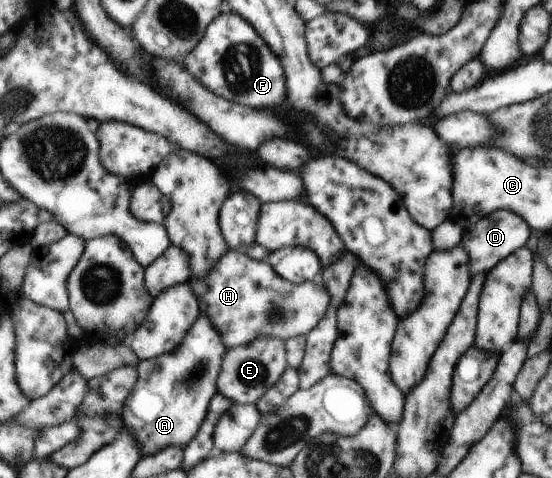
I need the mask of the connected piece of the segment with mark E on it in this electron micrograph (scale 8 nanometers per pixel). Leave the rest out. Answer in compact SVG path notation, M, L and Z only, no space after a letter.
M274 336L256 338L249 344L227 348L217 377L217 391L230 398L234 404L256 405L259 397L286 371L286 352L285 341Z

